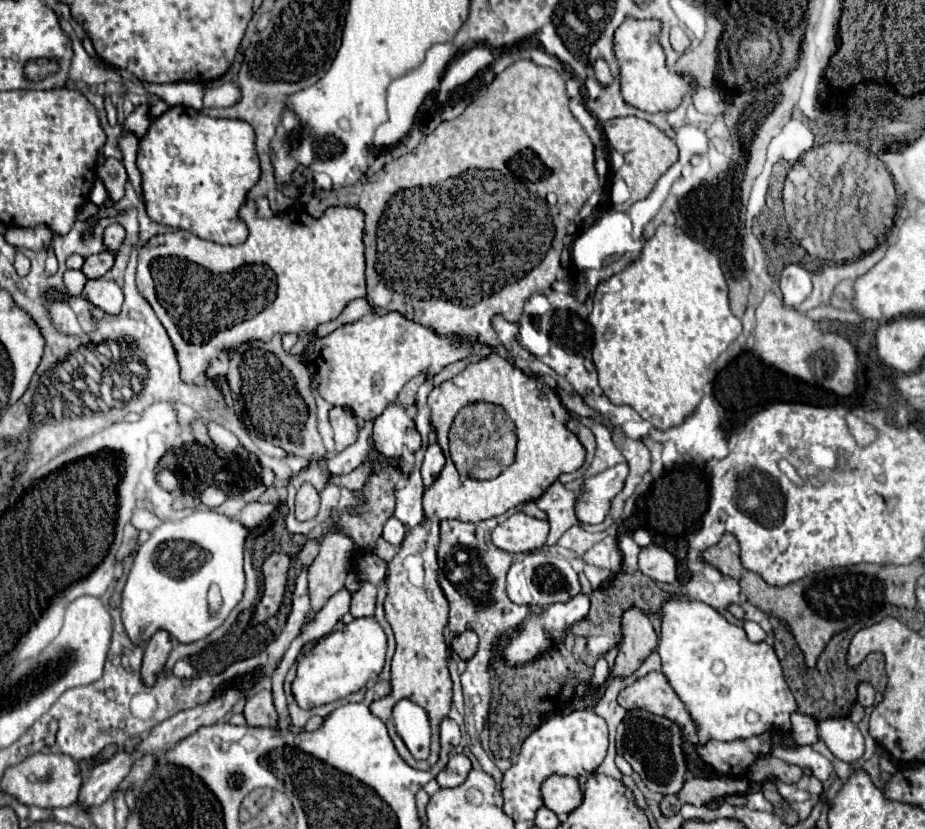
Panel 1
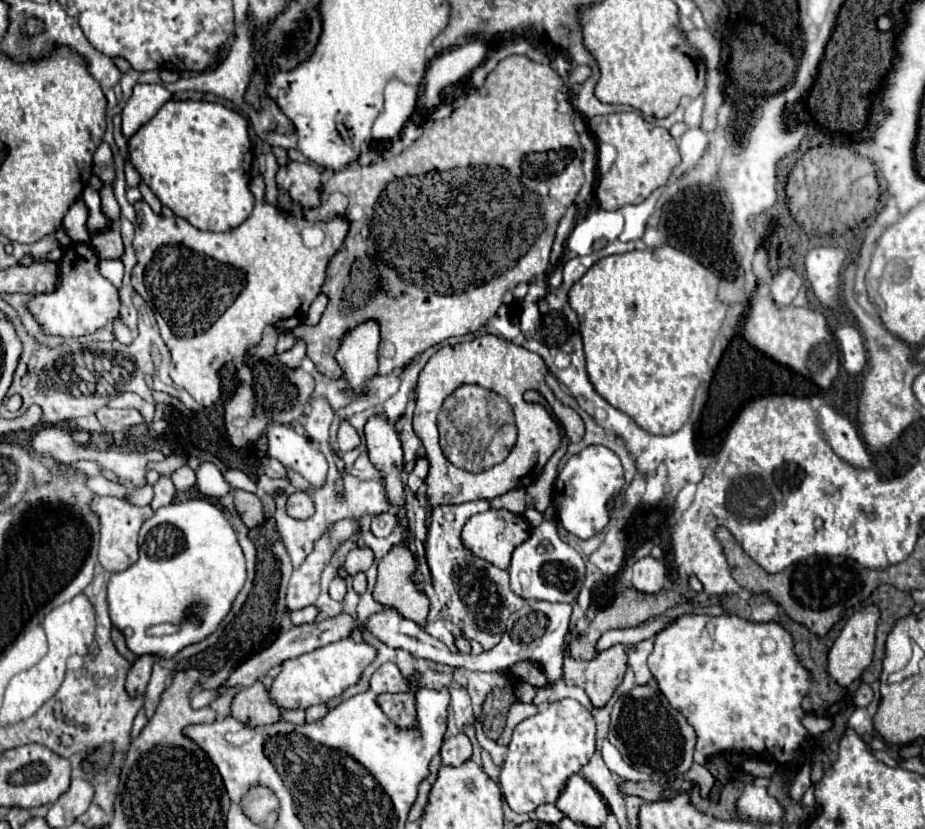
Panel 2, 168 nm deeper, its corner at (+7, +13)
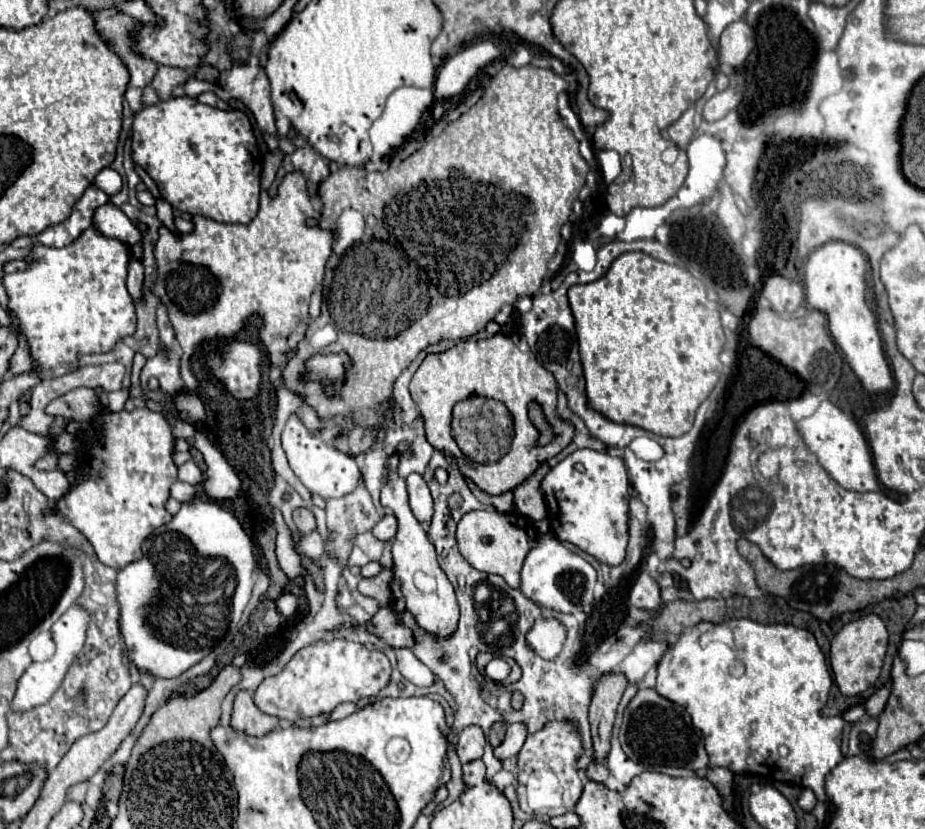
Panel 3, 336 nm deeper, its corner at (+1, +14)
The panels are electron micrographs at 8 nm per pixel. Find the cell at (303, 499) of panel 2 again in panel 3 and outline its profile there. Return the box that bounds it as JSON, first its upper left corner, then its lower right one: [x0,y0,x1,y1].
[293,508,315,534]

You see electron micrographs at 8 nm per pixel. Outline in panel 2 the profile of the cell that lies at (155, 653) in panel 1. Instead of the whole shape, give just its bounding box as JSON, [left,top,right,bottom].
[125,655,153,695]

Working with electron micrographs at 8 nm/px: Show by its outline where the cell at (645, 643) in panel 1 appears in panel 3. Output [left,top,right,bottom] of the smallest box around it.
[589,672,629,762]

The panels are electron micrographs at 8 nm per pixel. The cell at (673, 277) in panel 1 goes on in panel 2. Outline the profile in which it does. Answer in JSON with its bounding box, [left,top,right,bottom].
[569,247,727,435]

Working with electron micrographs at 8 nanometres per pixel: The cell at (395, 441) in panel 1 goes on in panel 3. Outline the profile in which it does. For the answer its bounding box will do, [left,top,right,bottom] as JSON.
[381,470,459,636]

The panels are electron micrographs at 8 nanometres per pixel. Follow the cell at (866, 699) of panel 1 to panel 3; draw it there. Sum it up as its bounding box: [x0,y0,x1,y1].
[865,686,889,716]

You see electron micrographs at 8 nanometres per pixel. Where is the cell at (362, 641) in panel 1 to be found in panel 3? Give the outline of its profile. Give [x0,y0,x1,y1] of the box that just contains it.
[255,638,391,722]

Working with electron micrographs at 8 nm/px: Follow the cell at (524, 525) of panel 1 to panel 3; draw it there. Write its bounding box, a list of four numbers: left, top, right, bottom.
[457,512,537,588]

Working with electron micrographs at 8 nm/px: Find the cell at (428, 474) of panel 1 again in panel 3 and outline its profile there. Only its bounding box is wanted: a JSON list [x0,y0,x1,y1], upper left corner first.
[407,474,433,526]

